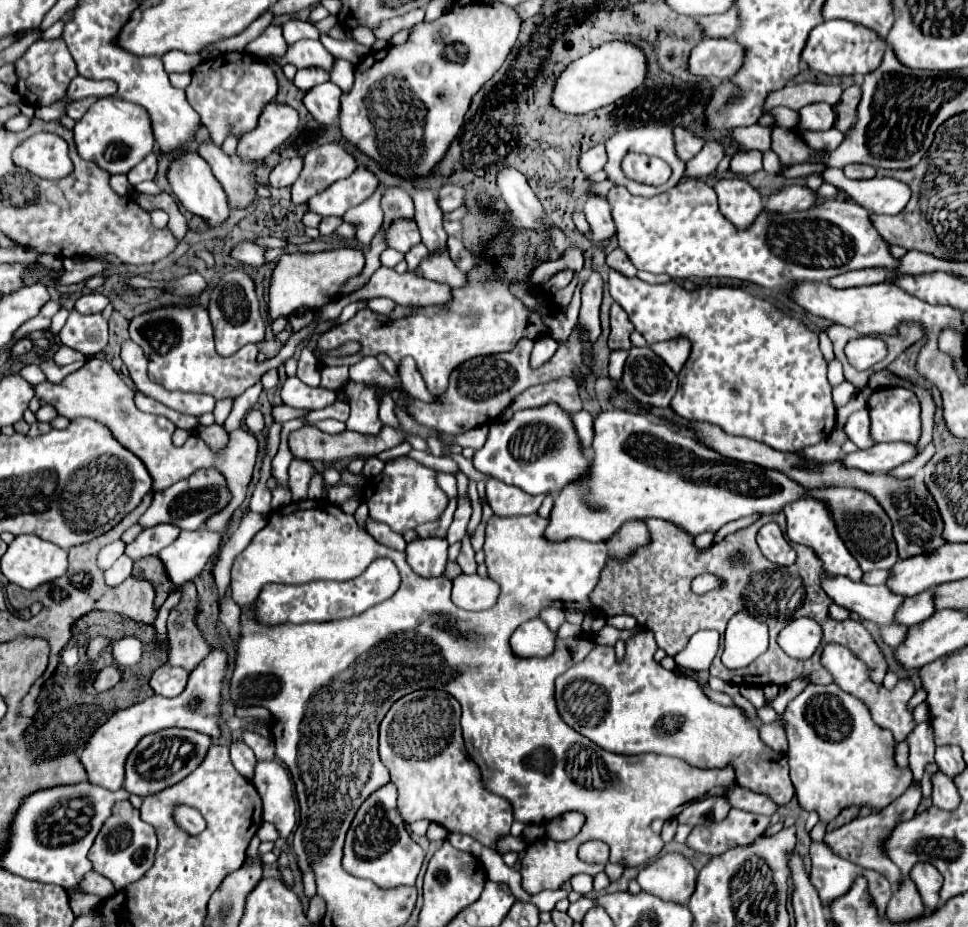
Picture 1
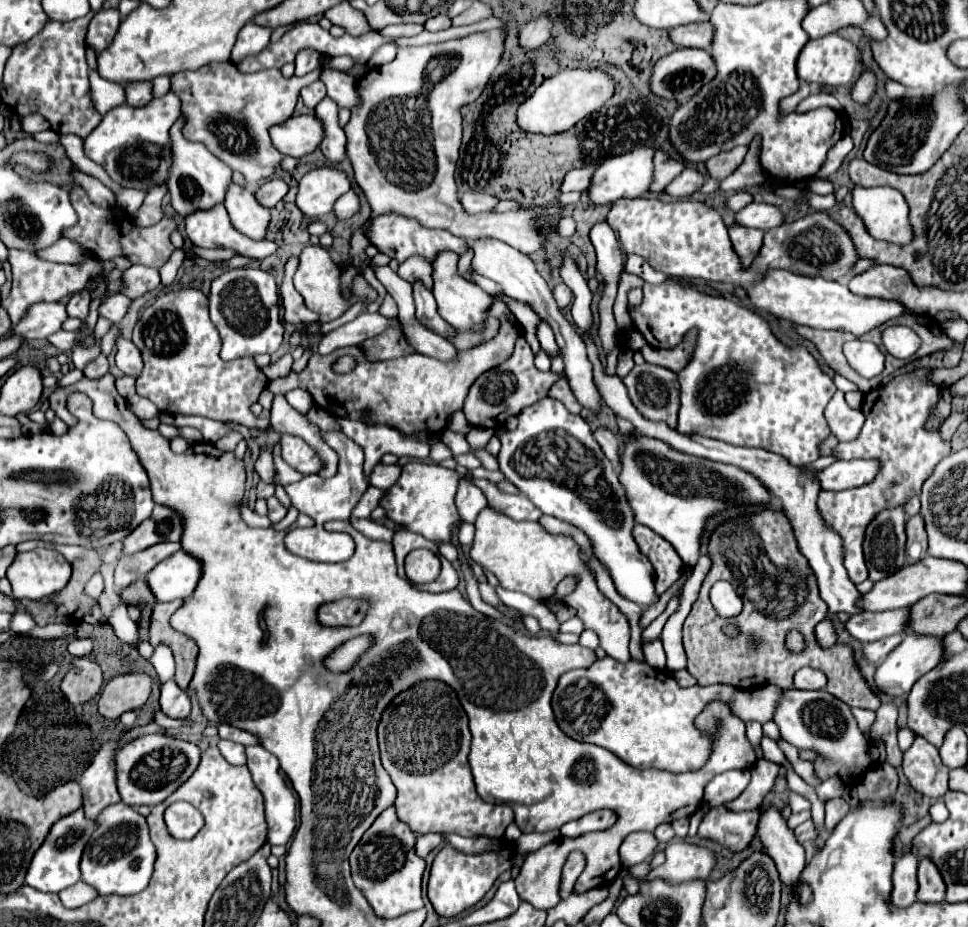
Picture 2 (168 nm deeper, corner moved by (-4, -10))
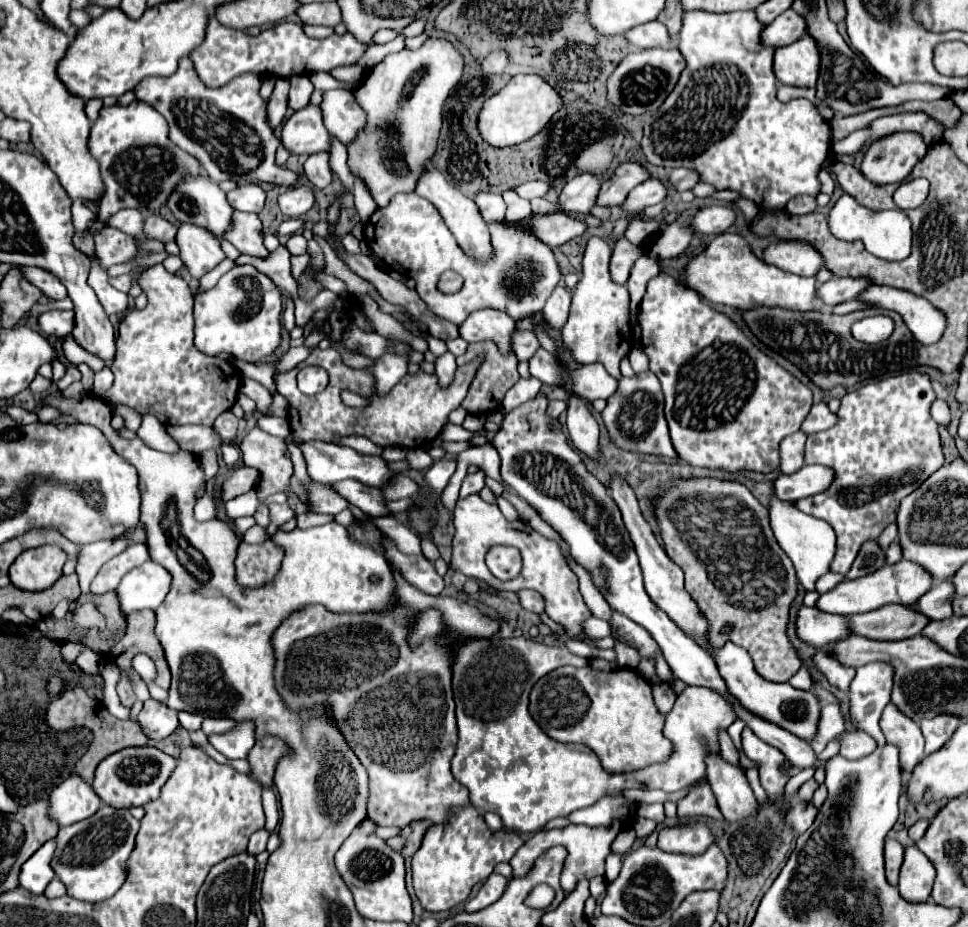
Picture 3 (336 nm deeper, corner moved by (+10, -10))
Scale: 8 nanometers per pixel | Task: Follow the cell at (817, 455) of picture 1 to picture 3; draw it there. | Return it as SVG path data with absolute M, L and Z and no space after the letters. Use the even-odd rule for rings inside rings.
M771 494L771 502L769 502L769 516L771 516L773 534L779 542L779 546L785 550L785 554L791 558L803 590L815 592L815 582L823 574L829 572L829 564L833 562L833 552L835 552L833 528L827 522L817 520L815 516L809 516L809 514L801 512L799 508L795 508L795 502L777 500L777 496L773 496L773 494Z

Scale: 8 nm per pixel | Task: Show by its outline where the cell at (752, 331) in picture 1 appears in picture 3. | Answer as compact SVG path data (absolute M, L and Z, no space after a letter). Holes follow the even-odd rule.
M665 272L649 280L639 304L637 322L641 324L641 344L649 356L649 370L657 374L663 386L665 418L679 458L691 466L725 468L727 472L741 468L757 472L777 470L781 464L779 444L785 436L801 428L813 406L813 392L773 358L755 348L727 314L705 304L695 290Z

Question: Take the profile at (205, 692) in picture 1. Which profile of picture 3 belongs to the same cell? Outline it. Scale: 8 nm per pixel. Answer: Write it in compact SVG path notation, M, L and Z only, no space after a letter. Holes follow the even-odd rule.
M75 772L51 792L49 802L49 814L59 822L59 826L85 820L101 806L101 798L93 792L93 786Z

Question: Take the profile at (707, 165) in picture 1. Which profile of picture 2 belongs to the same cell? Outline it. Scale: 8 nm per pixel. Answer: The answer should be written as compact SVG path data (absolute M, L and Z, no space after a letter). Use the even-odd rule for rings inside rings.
M685 168L675 180L671 180L663 192L667 196L673 196L673 198L687 198L691 196L693 192L697 192L701 188L701 184L705 182L705 176L693 168Z

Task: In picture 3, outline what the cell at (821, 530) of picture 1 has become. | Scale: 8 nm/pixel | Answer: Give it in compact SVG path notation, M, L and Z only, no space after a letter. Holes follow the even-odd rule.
M905 372L869 382L843 396L837 426L807 438L805 464L831 466L837 478L823 494L799 500L797 508L833 526L837 534L833 572L847 574L861 544L877 538L897 518L899 502L943 466L937 422L929 412L935 398L929 376L921 372Z

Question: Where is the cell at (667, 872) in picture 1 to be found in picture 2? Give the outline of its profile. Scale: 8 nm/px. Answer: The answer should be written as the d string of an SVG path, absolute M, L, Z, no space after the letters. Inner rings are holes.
M673 842L667 846L665 864L653 868L647 878L639 878L639 880L665 878L671 882L683 882L683 880L707 878L715 864L717 864L717 856L713 850L685 842Z

